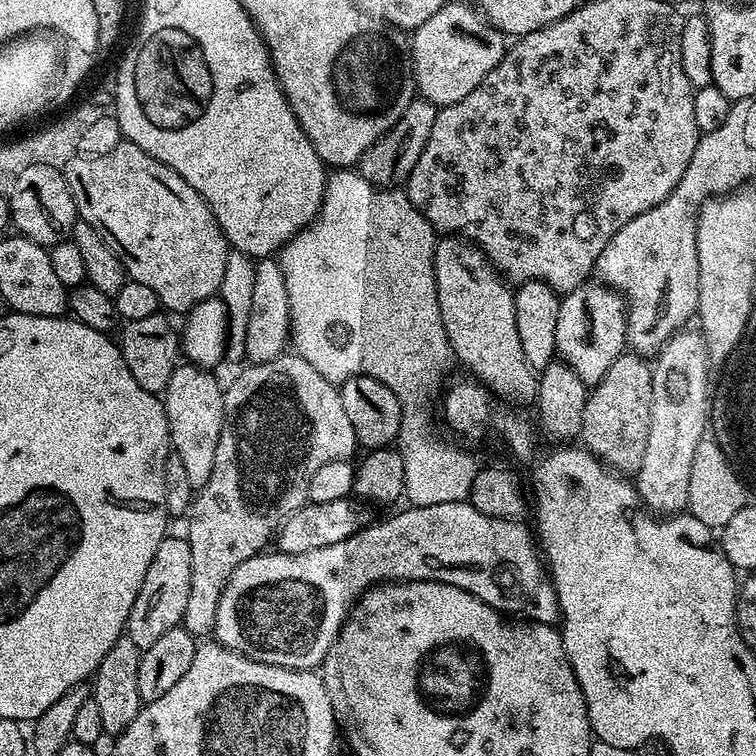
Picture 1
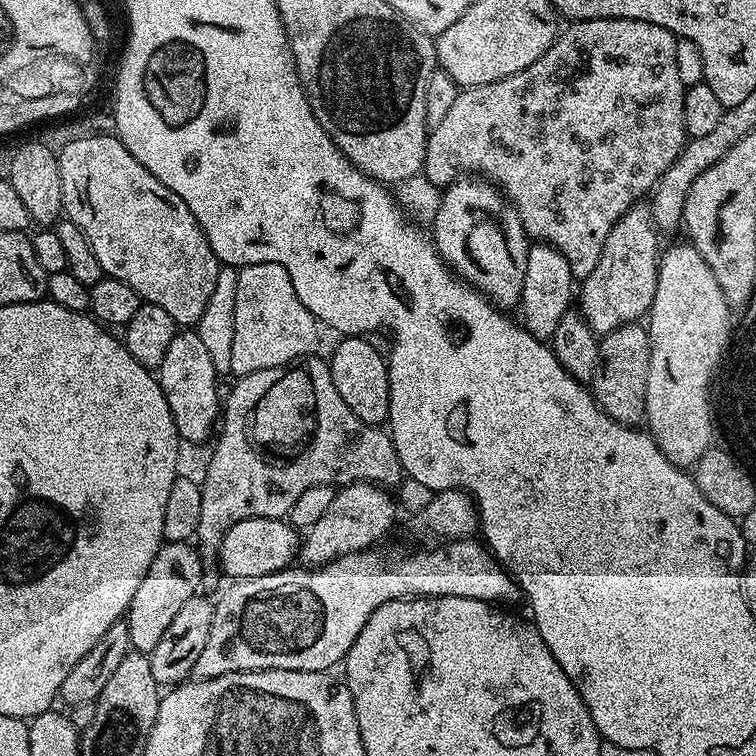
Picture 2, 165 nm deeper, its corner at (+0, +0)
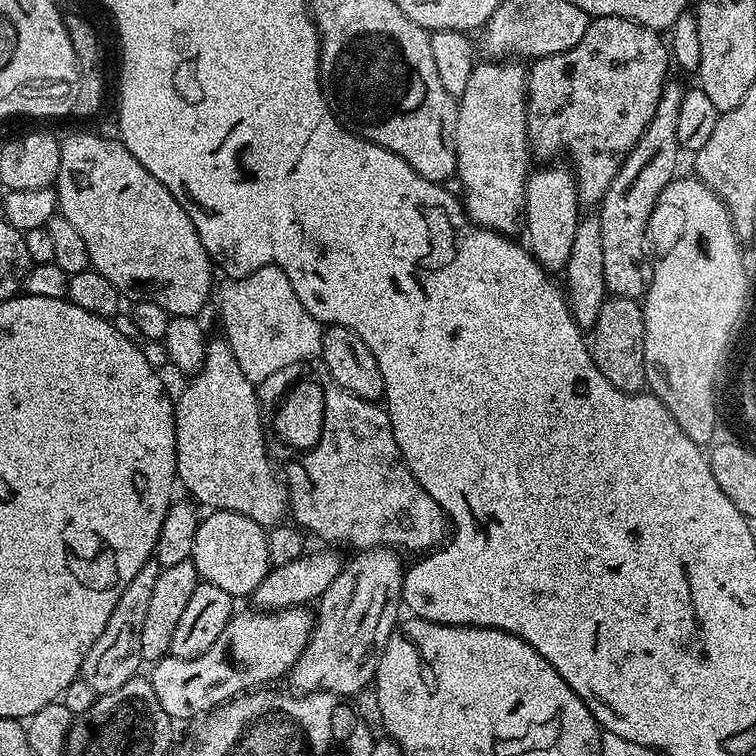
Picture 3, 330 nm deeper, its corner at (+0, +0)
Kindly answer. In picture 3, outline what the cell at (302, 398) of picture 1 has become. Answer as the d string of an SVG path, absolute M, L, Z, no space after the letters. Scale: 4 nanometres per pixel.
M319 358L294 362L294 366L286 366L286 370L278 370L278 374L270 374L270 378L266 378L258 385L256 393L260 399L260 410L267 428L266 439L271 455L278 461L279 467L282 469L283 479L289 489L294 490L294 516L296 512L297 520L295 520L295 523L301 529L307 530L309 533L312 531L314 535L321 536L324 540L329 540L332 543L329 545L353 544L353 549L356 550L395 548L403 550L405 553L408 551L424 554L429 550L435 549L445 539L446 517L444 511L438 506L438 502L434 502L434 498L430 498L430 494L426 494L426 490L422 490L422 486L416 481L414 474L406 466L406 462L398 450L398 442L394 442L394 430L392 429L388 413L379 403L358 398L354 394L350 394L342 386L338 386L338 382L334 382L328 367Z

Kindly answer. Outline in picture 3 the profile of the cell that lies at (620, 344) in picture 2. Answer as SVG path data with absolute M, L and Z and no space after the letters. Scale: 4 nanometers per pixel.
M612 296L605 299L602 310L598 310L598 322L590 330L590 351L592 360L596 363L596 368L602 370L602 375L606 378L606 382L610 382L610 386L614 386L623 392L639 393L645 387L646 381L644 378L644 309L640 300L631 300L625 296Z

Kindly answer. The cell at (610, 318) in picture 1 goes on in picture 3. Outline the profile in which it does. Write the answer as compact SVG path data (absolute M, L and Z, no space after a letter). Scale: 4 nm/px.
M665 83L658 98L658 110L654 110L654 118L650 118L650 126L646 126L642 138L638 138L638 142L622 162L614 182L606 190L604 199L599 205L602 263L606 270L604 281L612 296L640 300L648 291L653 265L650 260L648 264L648 256L644 253L644 235L648 232L648 223L652 220L652 211L655 210L660 195L662 197L665 195L668 185L677 175L676 159L682 156L682 149L676 137L678 109L685 91L685 85Z

